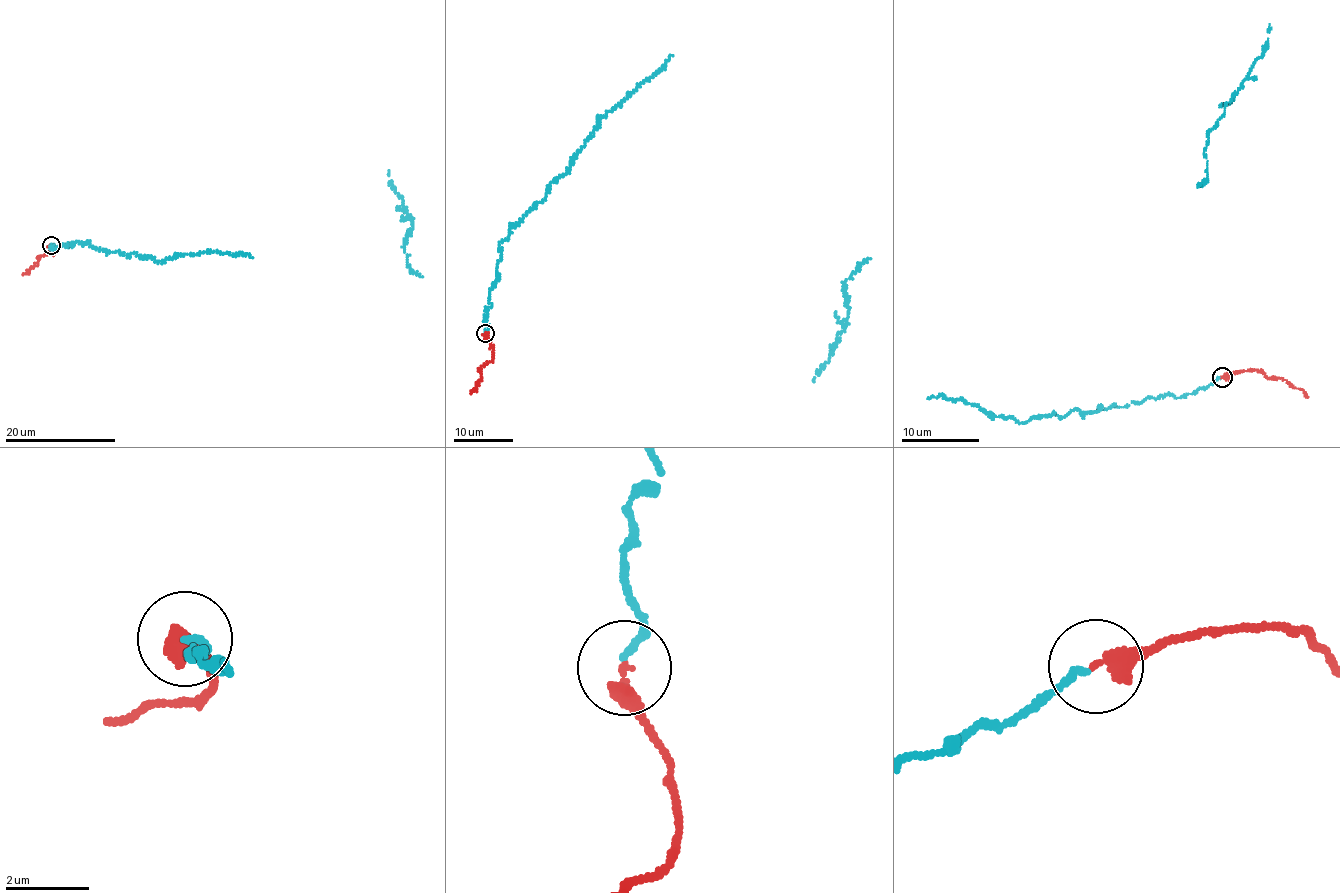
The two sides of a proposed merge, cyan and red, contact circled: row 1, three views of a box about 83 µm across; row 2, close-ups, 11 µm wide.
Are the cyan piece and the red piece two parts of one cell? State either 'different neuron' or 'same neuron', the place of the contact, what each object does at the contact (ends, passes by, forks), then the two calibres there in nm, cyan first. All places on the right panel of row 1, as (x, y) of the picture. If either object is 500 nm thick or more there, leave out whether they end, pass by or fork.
same neuron | (1222, 377) | cyan ends | red ends | 170/400 nm

